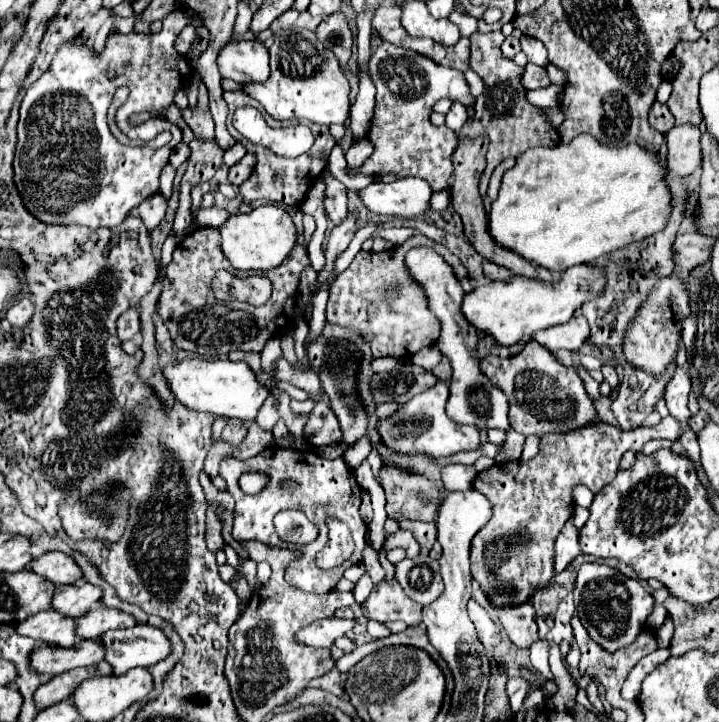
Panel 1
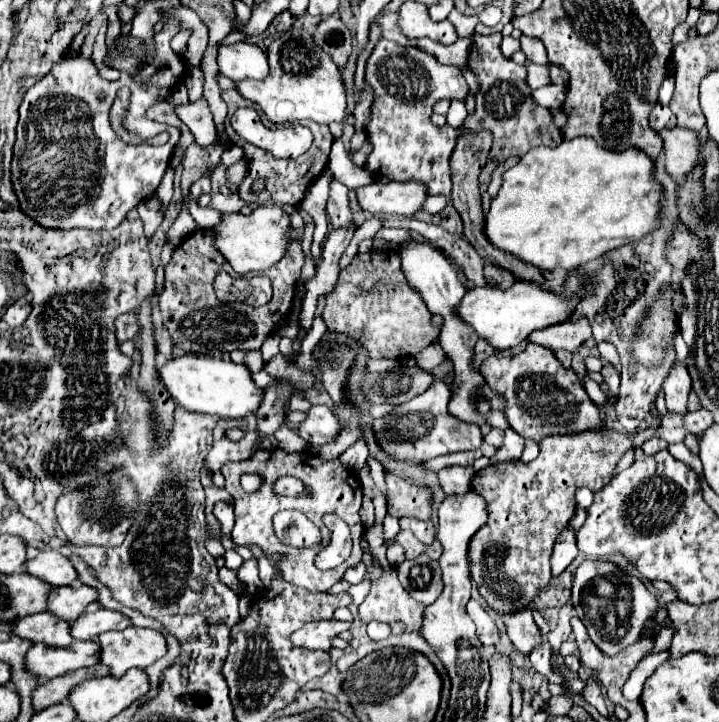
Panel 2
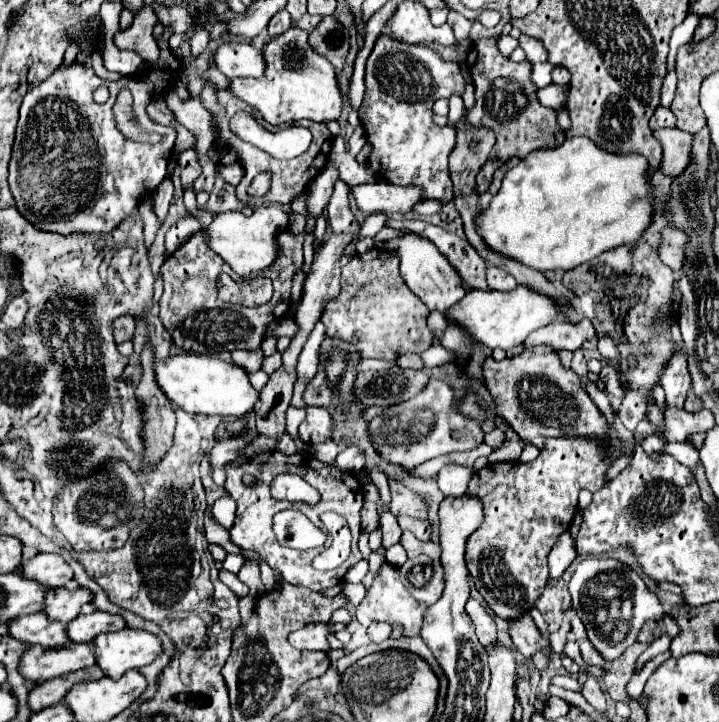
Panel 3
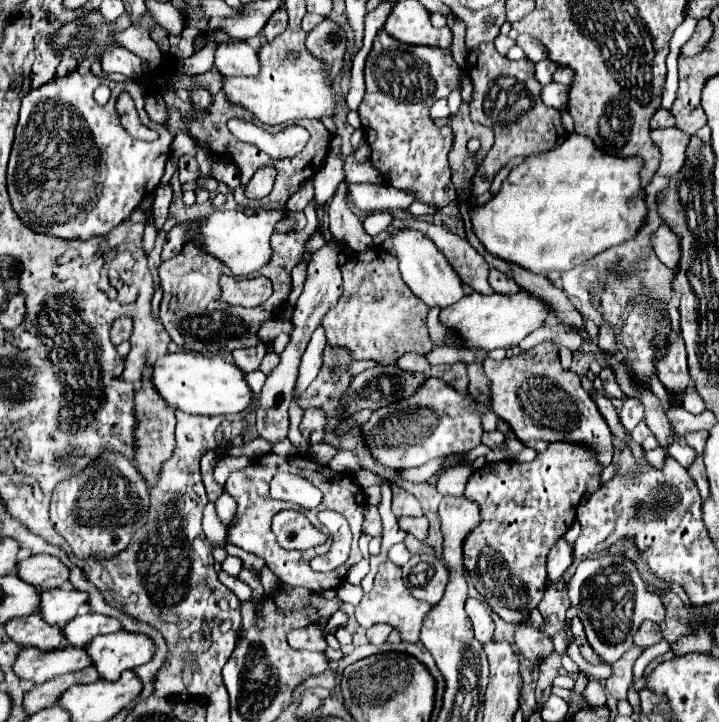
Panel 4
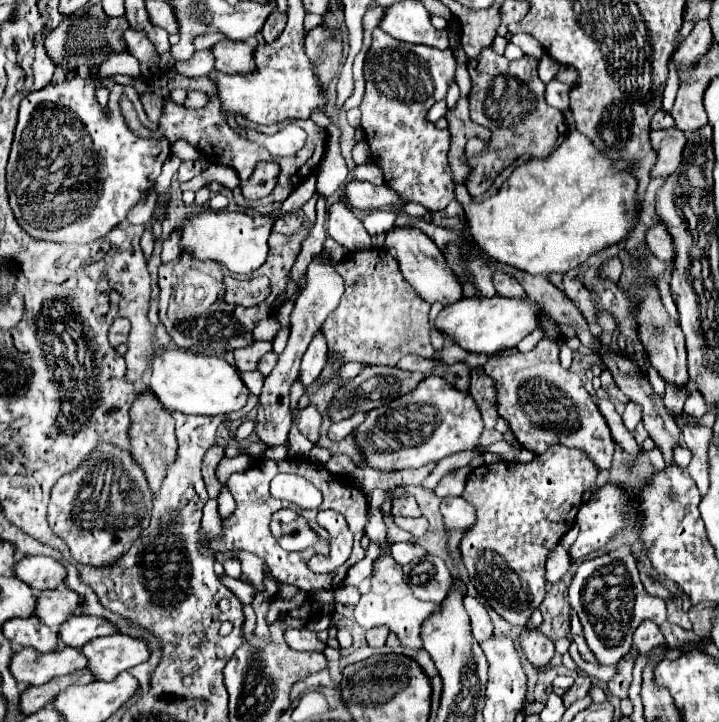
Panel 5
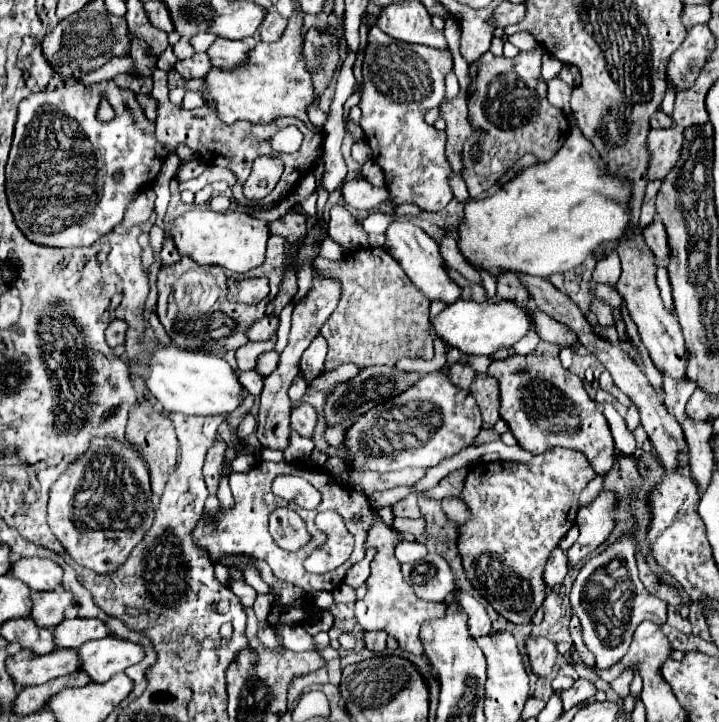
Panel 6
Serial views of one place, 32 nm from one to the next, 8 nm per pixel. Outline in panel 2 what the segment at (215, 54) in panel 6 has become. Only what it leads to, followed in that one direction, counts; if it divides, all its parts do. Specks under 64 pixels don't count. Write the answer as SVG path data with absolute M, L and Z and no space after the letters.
M236 42L218 48L218 68L220 74L232 80L262 80L264 74L268 74L268 60L264 56L264 50L256 44Z

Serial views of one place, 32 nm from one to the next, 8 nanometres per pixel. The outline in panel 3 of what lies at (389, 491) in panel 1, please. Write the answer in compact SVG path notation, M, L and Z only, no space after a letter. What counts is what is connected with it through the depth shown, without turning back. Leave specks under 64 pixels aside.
M388 480L390 492L392 492L392 502L390 502L390 512L394 516L414 516L414 518L426 518L426 506L418 494L408 490L404 484L396 480Z

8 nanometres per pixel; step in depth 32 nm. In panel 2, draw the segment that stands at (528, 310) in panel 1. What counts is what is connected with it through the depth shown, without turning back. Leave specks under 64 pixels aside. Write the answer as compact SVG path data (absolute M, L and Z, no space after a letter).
M572 270L564 284L564 292L558 292L558 294L548 292L546 288L536 288L536 284L520 284L520 280L508 290L488 288L488 286L472 288L456 306L456 314L468 326L474 328L478 338L486 340L492 348L506 350L524 342L534 330L540 330L558 322L566 322L572 310L576 308L576 300L580 300L580 296L576 296L576 288L580 288L578 278L580 278L580 272Z

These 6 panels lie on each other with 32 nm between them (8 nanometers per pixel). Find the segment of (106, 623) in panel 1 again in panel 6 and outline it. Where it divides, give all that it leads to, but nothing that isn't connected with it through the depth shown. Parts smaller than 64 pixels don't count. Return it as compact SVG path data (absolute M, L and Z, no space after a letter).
M72 618L64 620L54 628L54 644L56 648L80 648L80 644L88 640L100 640L108 636L108 628L100 620L82 620L82 618Z

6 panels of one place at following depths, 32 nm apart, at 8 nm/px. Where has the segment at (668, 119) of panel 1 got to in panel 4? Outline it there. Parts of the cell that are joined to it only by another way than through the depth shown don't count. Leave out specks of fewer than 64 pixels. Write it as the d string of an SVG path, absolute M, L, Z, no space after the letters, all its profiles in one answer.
M658 108L656 114L652 116L652 122L650 122L652 128L670 128L674 126L674 120L672 120L672 114L664 108Z

